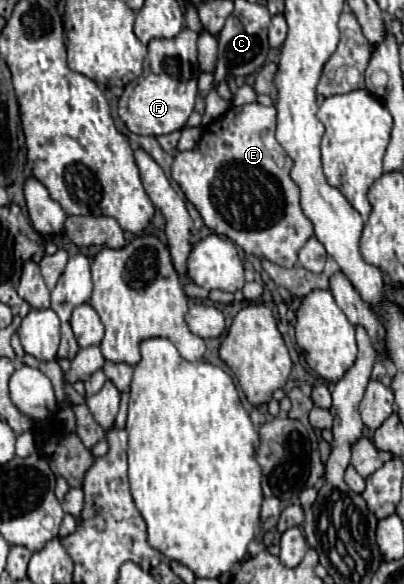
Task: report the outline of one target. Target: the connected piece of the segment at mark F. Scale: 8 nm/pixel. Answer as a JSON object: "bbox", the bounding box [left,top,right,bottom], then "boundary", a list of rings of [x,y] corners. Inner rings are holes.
{"bbox":[118,29,200,137],"boundary":[[[182,29],[174,39],[154,39],[148,43],[142,75],[124,87],[118,101],[118,115],[132,133],[158,137],[186,125],[198,95],[200,69],[196,59],[196,39],[196,31]]]}

